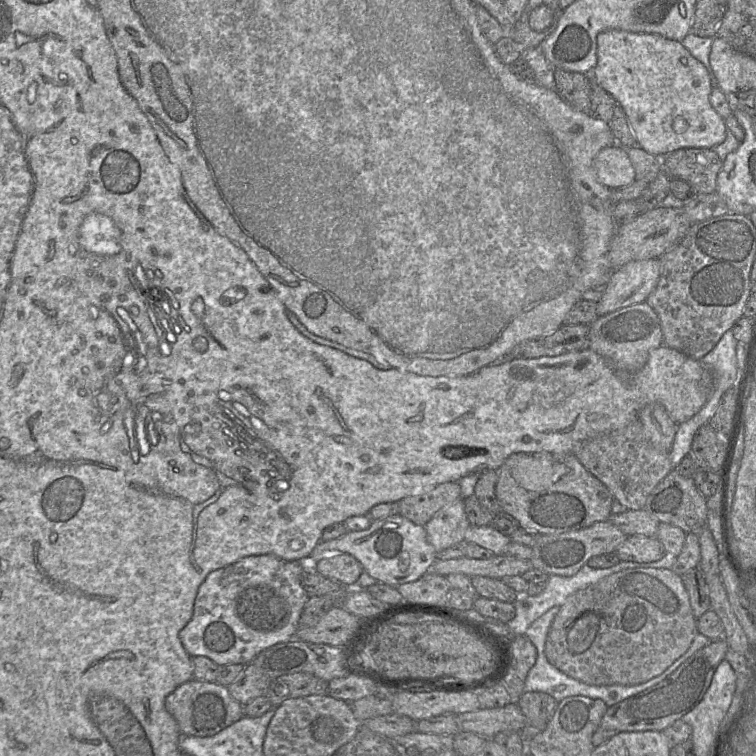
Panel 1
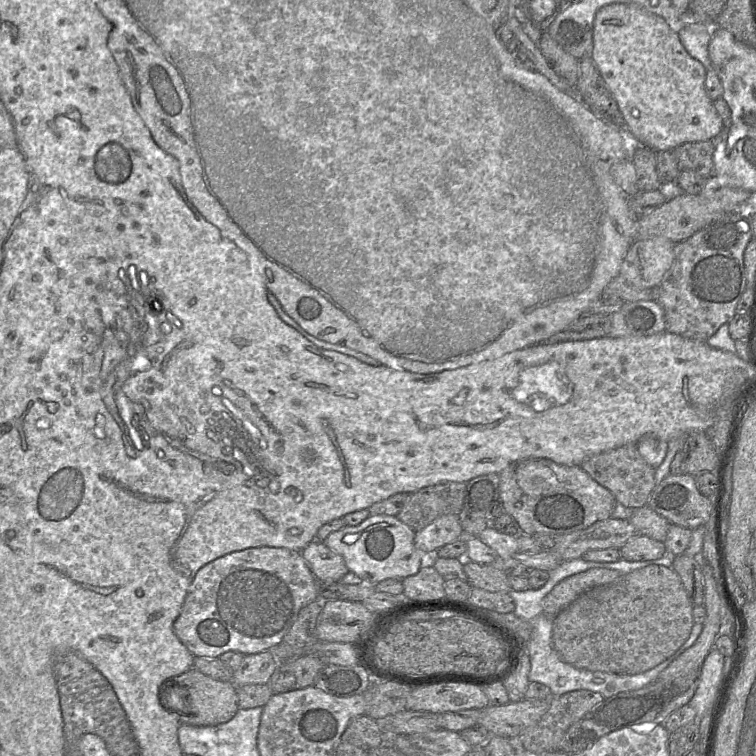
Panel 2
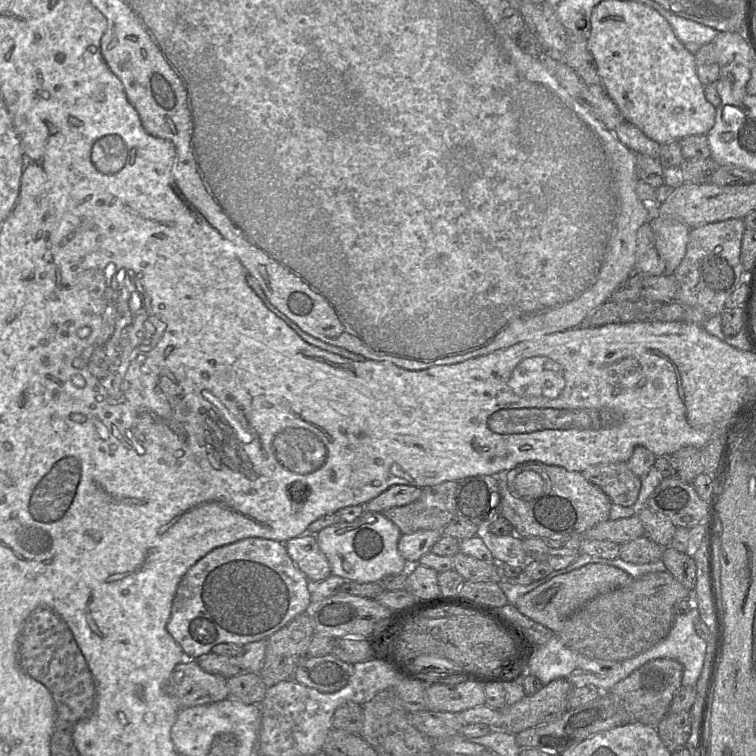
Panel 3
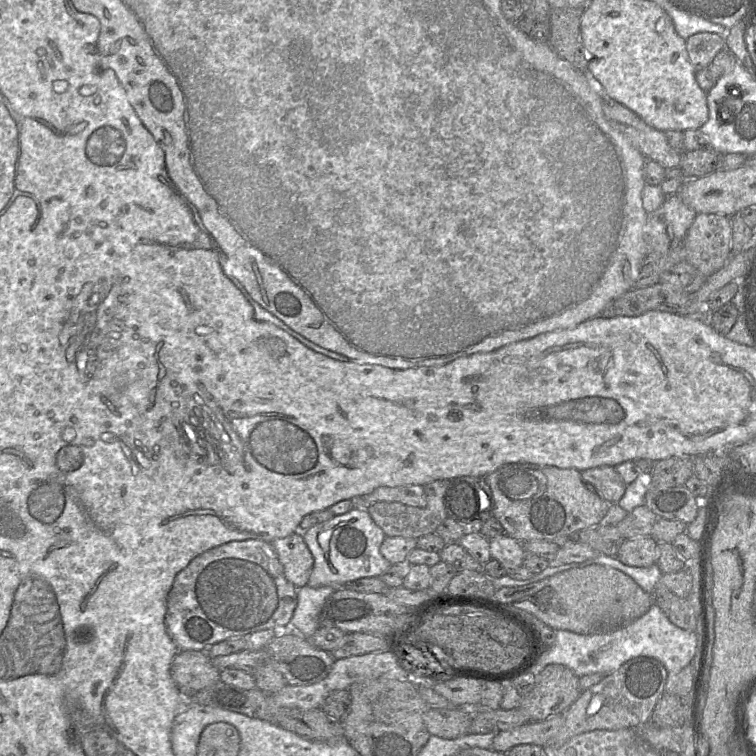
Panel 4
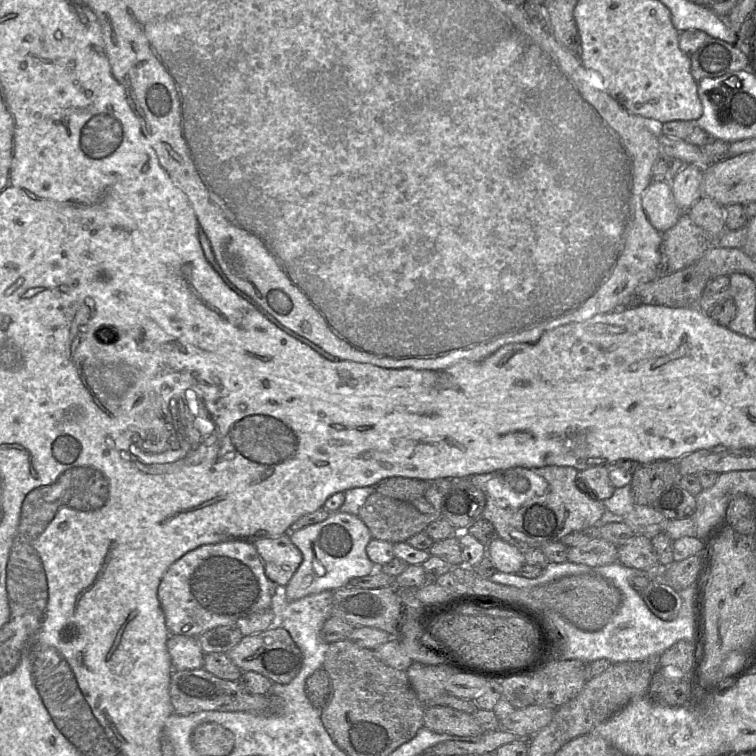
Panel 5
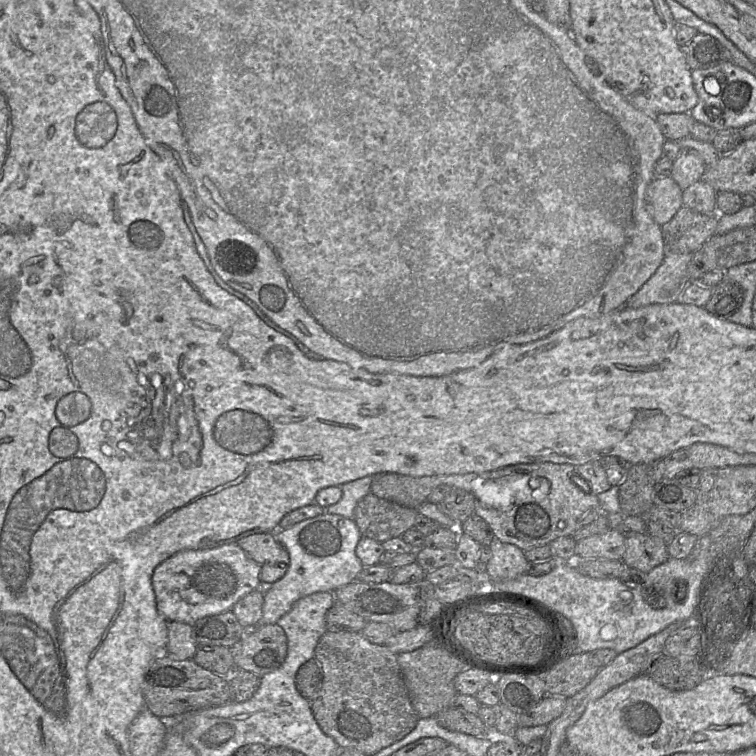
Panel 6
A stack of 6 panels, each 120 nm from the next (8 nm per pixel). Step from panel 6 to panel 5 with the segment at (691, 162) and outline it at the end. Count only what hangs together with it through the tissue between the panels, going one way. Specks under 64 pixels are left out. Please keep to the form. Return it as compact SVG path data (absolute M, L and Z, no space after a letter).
M686 164L686 166L671 180L671 188L675 202L682 212L688 212L702 197L702 177L702 169L695 165Z

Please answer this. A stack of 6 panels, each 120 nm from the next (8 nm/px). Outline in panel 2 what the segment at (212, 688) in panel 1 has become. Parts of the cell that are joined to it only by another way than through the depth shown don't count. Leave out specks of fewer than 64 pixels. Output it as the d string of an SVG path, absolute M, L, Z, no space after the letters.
M194 667L171 679L171 684L175 685L165 687L163 706L176 713L181 724L193 726L222 724L231 720L239 709L237 687L230 681L213 679Z

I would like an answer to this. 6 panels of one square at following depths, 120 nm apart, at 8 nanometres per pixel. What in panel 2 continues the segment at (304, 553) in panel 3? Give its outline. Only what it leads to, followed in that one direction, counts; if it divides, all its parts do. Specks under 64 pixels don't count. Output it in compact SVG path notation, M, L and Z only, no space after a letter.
M313 540L300 553L317 581L339 582L349 572L343 557L322 541Z

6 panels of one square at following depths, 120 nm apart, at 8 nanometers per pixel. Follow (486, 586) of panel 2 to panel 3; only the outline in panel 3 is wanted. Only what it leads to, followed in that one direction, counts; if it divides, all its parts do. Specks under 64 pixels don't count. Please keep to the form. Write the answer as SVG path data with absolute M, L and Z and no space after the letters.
M461 551L457 552L455 555L452 556L452 563L453 563L453 569L456 572L458 572L463 577L464 580L469 580L471 582L495 582L498 584L502 580L507 580L501 578L501 575L499 574L499 569L494 563L487 563L482 560L478 560L477 558L466 555Z

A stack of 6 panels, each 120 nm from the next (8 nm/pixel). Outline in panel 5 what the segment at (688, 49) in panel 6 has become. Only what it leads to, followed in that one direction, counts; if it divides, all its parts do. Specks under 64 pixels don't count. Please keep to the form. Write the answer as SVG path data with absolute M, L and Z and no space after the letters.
M708 35L700 48L690 56L691 75L699 82L703 78L716 78L728 73L746 70L746 54L742 47L731 45Z

